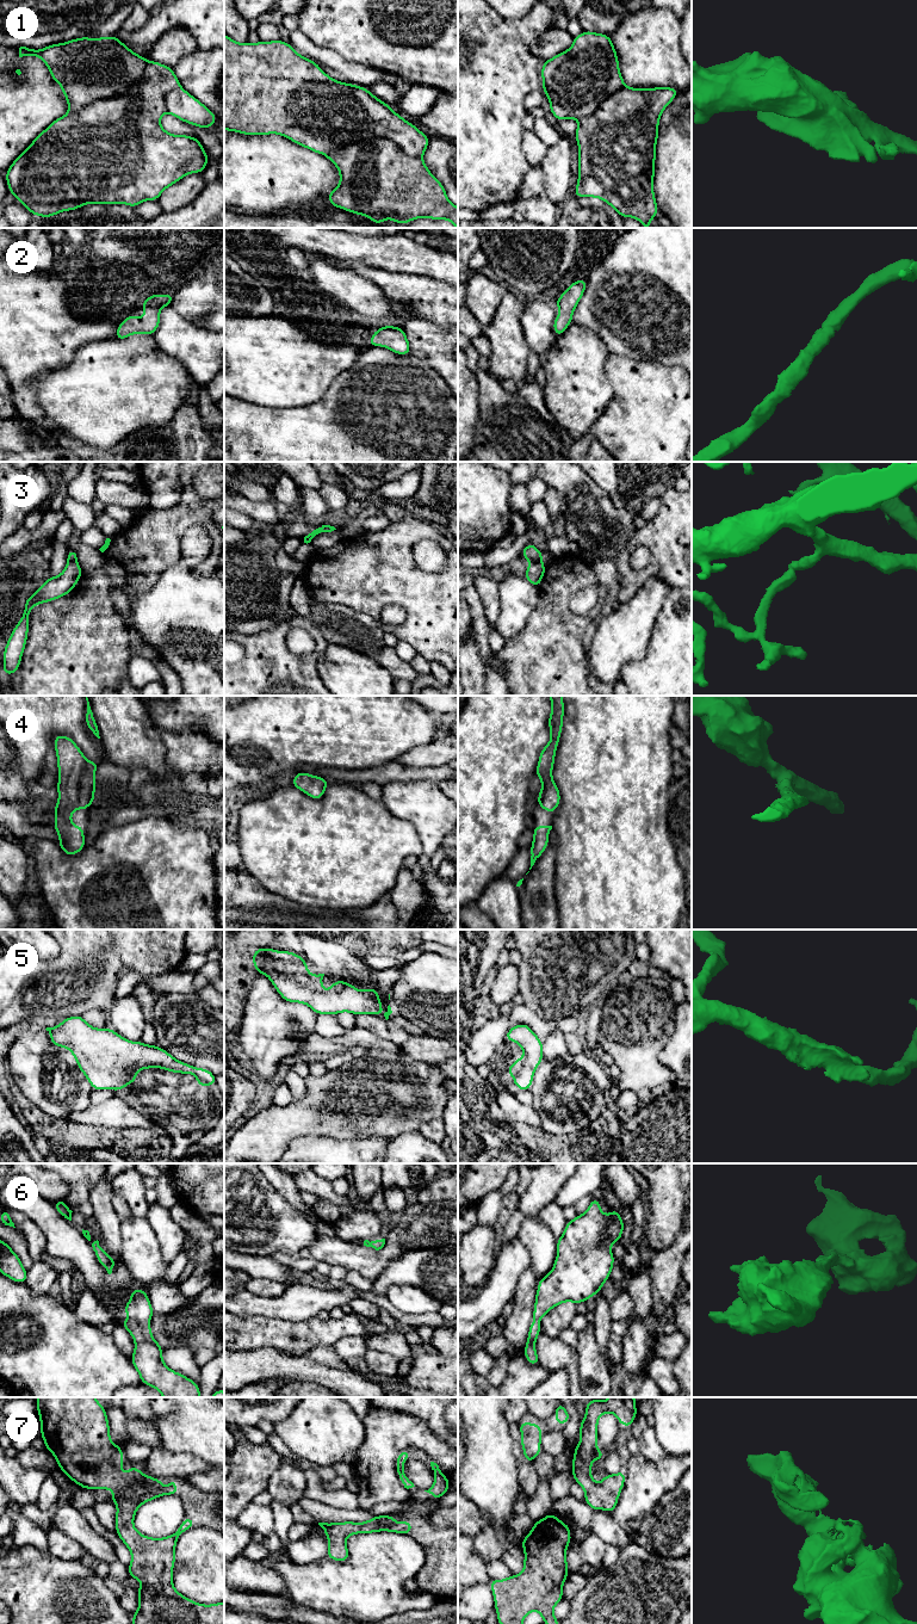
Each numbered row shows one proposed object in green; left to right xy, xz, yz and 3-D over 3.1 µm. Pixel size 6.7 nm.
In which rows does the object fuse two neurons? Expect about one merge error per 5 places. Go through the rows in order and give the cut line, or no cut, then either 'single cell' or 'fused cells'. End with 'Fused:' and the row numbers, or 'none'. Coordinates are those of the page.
1: cut in xz along (326, 154), (369, 139), (389, 139), (409, 155), (421, 159); fused cells
2: no cut; single cell
3: cut in yz along (540, 561), (532, 562); fused cells
4: no cut; single cell
5: no cut; single cell
6: no cut; single cell
7: no cut; single cell
Fused: 1, 3

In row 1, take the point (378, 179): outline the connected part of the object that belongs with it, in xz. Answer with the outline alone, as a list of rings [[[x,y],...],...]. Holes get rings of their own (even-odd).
[[[368,138],[346,144],[326,155],[340,173],[340,184],[327,194],[330,205],[364,215],[376,224],[390,218],[401,226],[417,218],[447,220],[458,228],[458,208],[447,198],[444,185],[421,158],[409,156],[388,138]]]

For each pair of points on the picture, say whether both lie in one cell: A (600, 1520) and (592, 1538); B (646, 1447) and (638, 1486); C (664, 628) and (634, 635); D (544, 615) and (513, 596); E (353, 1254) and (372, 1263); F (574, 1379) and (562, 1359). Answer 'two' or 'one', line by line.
A: two
B: two
C: two
D: two
E: one
F: one

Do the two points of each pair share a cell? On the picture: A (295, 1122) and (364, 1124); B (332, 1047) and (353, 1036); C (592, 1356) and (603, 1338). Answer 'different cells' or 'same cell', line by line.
A: same cell
B: same cell
C: different cells

